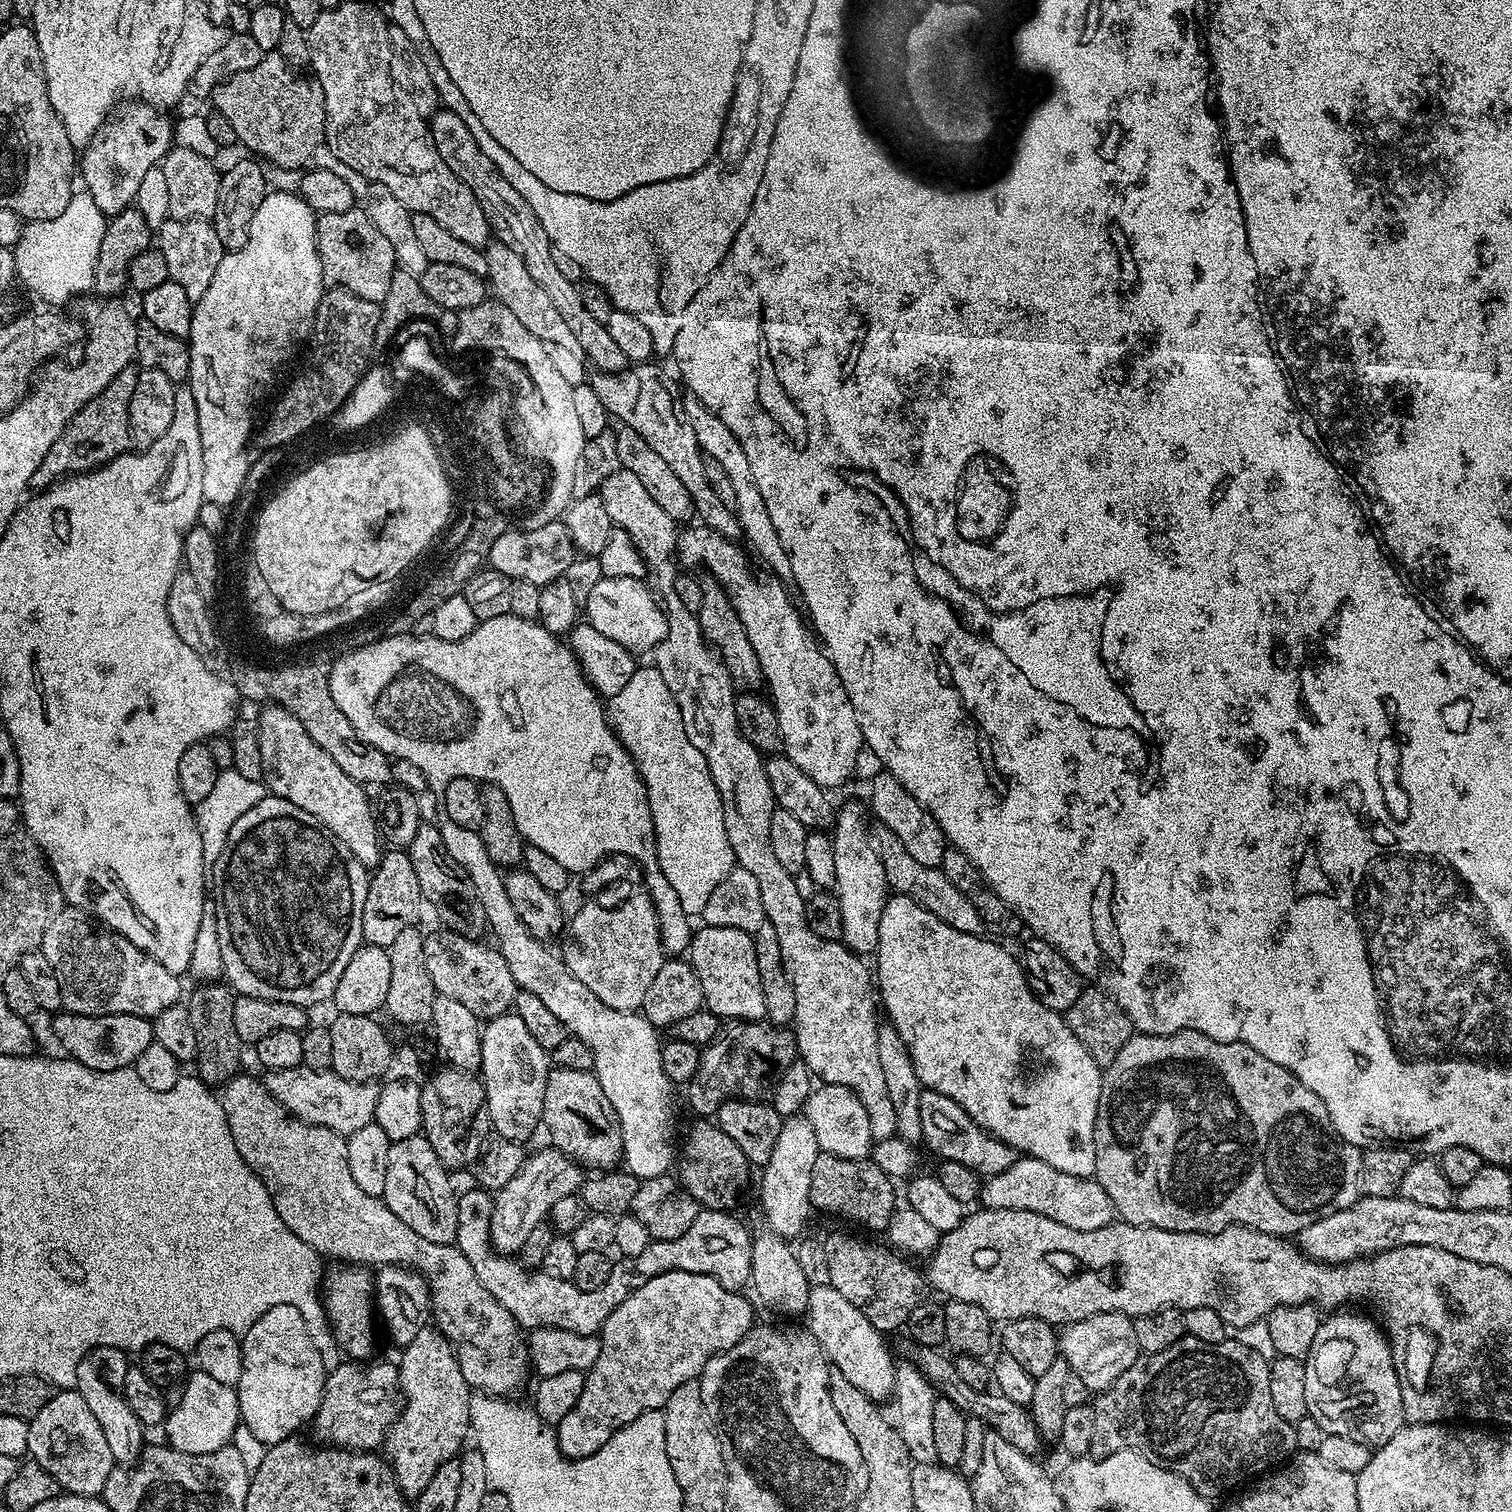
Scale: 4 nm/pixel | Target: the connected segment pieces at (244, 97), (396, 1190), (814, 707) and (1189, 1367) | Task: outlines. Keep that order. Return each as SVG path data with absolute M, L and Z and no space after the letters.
M265 54L258 66L224 77L213 90L210 104L234 126L237 141L249 153L273 160L275 167L299 169L325 143L322 86L315 78L307 80L304 74L298 74L279 54Z
M423 1134L395 1141L390 1150L390 1167L386 1170L386 1190L382 1197L384 1205L414 1234L422 1234L430 1242L455 1244L458 1234L457 1189L452 1189L449 1169L434 1154L434 1146Z
M695 526L696 528L688 528L679 533L676 538L676 555L679 563L684 564L685 569L696 570L692 568L704 567L703 570L707 575L712 576L715 580L721 584L728 592L730 602L734 606L734 610L738 614L738 618L742 618L742 626L746 626L746 638L750 638L750 646L754 646L754 654L758 654L758 662L762 666L762 674L764 675L764 684L766 689L768 688L767 695L772 702L772 709L776 712L778 718L778 730L782 730L782 742L784 747L782 749L783 755L787 756L790 762L794 762L794 766L798 766L798 770L805 772L809 778L822 790L828 790L828 788L840 788L852 775L856 772L856 763L860 760L860 751L865 751L866 745L864 743L864 735L862 730L858 726L858 718L854 714L854 706L848 700L848 695L844 689L844 684L840 681L840 675L836 673L836 668L832 664L832 660L828 657L827 651L822 647L821 641L817 639L815 635L810 631L809 625L806 623L805 617L802 615L801 609L798 607L797 601L791 600L788 597L788 592L783 583L777 577L771 574L765 574L760 580L760 592L755 592L756 584L752 581L752 576L748 573L748 568L744 565L744 556L736 549L737 545L731 540L727 540L722 534L718 534L713 528L706 528L703 526Z
M1187 1334L1178 1342L1174 1342L1174 1346L1166 1346L1166 1350L1141 1355L1105 1392L1099 1393L1091 1401L1094 1410L1094 1442L1091 1455L1099 1458L1127 1448L1135 1452L1141 1451L1171 1468L1182 1478L1186 1478L1203 1496L1209 1498L1215 1498L1219 1494L1220 1488L1237 1487L1236 1489L1239 1489L1245 1482L1283 1465L1297 1451L1295 1427L1274 1411L1274 1405L1270 1399L1269 1363L1269 1360L1262 1358L1262 1354L1254 1354L1254 1350L1250 1350L1250 1346L1242 1346L1234 1338L1223 1340L1220 1344L1203 1344L1198 1342L1198 1338Z

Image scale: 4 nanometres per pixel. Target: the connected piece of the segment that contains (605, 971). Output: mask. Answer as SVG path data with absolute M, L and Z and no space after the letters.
M640 890L637 896L632 896L629 900L624 900L621 904L616 904L613 908L603 908L600 904L584 904L576 912L576 917L572 920L572 936L576 939L576 945L569 950L568 953L563 953L562 959L567 964L568 969L574 974L574 978L578 978L578 982L582 982L582 986L586 986L594 993L594 998L598 998L601 1002L606 1002L606 1006L610 1006L614 1010L622 1010L623 1012L635 1012L643 1009L644 999L646 998L646 990L650 990L650 986L654 983L654 978L658 974L658 970L662 970L666 959L666 953L662 942L660 941L660 927L658 926L658 918L656 911L652 905L652 898L647 891Z

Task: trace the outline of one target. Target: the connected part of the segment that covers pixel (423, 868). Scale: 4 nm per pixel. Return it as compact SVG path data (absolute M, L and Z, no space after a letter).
M421 823L418 834L414 834L414 842L410 842L406 849L410 862L414 866L414 874L418 874L420 895L436 907L440 920L445 929L457 932L460 936L467 936L469 940L480 940L482 934L476 929L477 918L481 915L480 902L476 898L474 882L450 858L450 850L446 850L446 842L442 842L442 834L435 823Z

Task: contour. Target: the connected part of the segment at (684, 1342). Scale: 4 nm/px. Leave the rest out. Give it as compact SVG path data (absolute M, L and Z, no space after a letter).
M667 1272L650 1278L650 1282L630 1292L626 1302L615 1308L600 1327L598 1358L585 1375L582 1398L578 1398L574 1410L554 1428L554 1444L559 1455L568 1460L590 1458L602 1450L622 1426L634 1422L638 1414L663 1409L670 1394L674 1394L682 1382L697 1379L712 1356L730 1350L730 1346L737 1344L753 1327L752 1304L744 1294L726 1290L726 1286L706 1274Z

